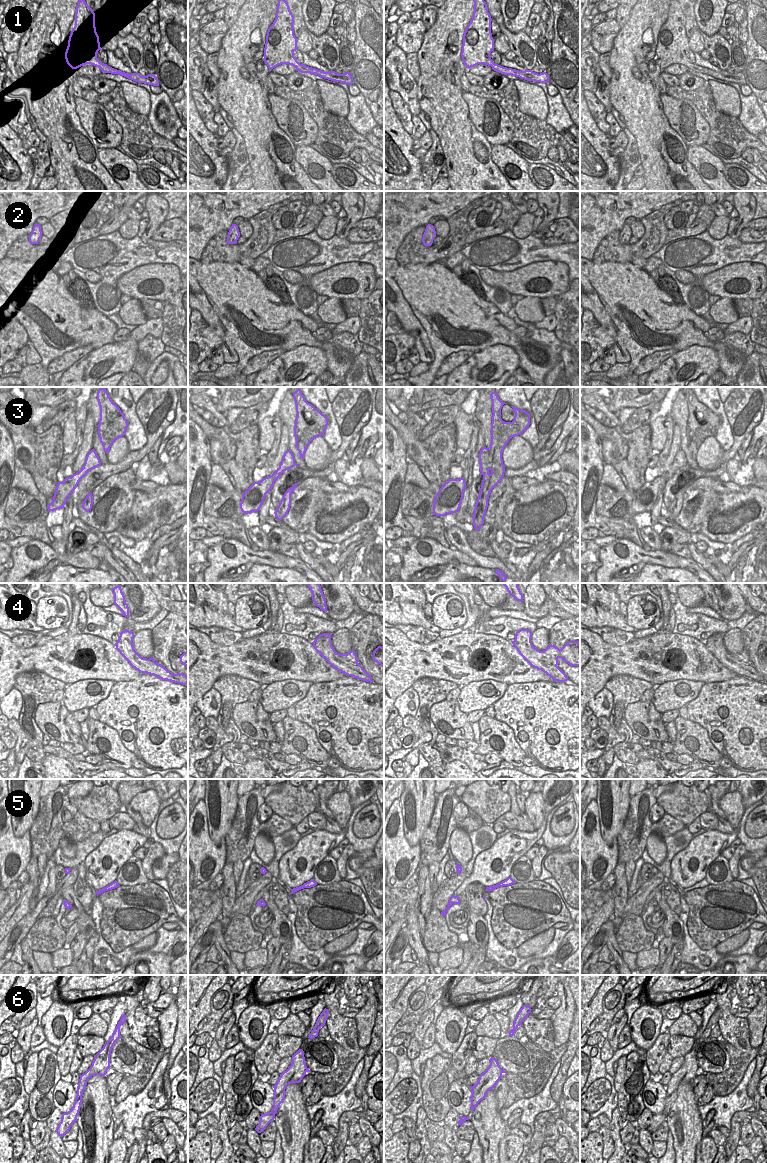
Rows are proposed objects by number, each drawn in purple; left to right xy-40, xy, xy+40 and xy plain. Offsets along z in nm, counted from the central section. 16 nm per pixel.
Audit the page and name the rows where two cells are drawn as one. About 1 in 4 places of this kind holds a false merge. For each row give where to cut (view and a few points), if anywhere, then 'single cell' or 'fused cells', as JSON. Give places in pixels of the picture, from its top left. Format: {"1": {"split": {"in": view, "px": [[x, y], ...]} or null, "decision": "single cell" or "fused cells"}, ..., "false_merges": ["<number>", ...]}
{"1": {"split": null, "decision": "single cell"}, "2": {"split": null, "decision": "single cell"}, "3": {"split": {"in": "xy+40", "px": [[479, 457], [480, 463]]}, "decision": "fused cells"}, "4": {"split": {"in": "xy", "px": [[320, 634], [322, 639], [329, 639], [333, 658], [358, 664]]}, "decision": "fused cells"}, "5": {"split": null, "decision": "single cell"}, "6": {"split": null, "decision": "single cell"}, "false_merges": ["3", "4"]}

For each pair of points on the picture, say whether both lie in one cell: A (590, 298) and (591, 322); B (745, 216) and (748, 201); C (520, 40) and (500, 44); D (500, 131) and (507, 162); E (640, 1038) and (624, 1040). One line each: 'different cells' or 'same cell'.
A: different cells
B: same cell
C: different cells
D: different cells
E: different cells

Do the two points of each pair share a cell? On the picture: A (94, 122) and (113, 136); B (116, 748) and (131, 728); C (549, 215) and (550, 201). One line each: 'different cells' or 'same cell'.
A: same cell
B: different cells
C: same cell

